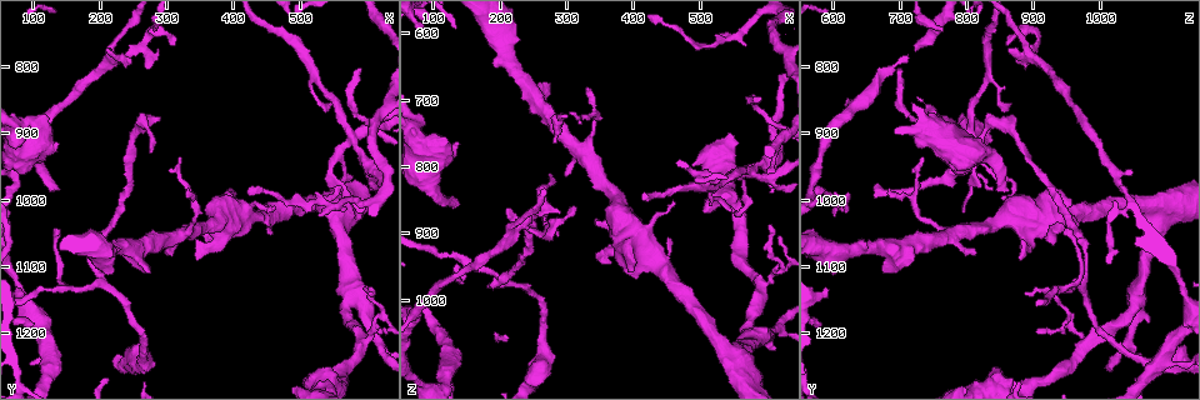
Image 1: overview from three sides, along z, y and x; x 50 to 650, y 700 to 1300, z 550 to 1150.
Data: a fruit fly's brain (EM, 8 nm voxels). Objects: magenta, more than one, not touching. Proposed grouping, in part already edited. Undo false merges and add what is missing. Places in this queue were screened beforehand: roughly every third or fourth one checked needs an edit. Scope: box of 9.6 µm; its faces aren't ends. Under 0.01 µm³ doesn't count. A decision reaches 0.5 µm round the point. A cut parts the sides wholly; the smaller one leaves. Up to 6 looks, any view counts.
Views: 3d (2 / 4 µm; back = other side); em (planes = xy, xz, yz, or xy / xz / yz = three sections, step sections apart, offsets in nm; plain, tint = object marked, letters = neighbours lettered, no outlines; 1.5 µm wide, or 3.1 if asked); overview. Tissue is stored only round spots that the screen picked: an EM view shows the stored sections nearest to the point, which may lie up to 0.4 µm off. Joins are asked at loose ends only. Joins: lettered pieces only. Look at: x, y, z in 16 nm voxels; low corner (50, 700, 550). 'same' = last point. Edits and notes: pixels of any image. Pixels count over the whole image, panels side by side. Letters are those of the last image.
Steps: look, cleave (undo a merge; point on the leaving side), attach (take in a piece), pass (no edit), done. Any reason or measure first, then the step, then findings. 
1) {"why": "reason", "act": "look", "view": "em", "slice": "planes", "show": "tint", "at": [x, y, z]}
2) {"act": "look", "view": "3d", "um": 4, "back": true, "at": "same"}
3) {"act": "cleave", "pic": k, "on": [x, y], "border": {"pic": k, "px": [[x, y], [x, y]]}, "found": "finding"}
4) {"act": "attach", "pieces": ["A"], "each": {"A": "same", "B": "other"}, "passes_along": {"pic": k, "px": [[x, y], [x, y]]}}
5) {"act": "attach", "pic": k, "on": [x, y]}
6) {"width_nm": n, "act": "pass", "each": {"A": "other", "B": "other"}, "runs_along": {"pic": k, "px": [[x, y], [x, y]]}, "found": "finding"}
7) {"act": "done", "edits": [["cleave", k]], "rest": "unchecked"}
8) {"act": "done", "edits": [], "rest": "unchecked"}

{"why": "an open end", "act": "look", "view": "em", "slice": "planes", "show": "tint", "at": [125, 990, 865]}

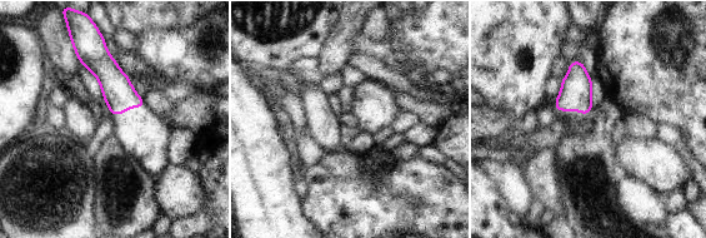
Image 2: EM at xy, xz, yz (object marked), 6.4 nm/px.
{"act": "look", "view": "em", "slice": "planes", "show": "letters", "at": "same"}

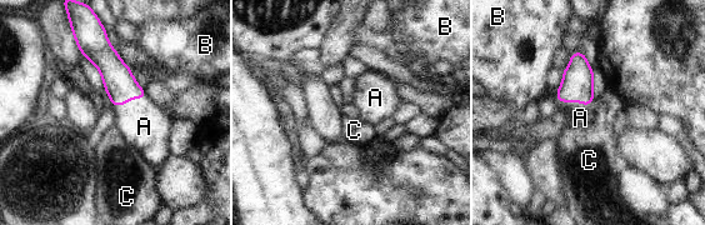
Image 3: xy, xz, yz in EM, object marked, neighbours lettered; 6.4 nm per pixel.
{"longest_contact_nm": ["A", 240], "act": "attach", "pieces": ["A"], "each": {"A": "same", "B": "other", "C": "other"}, "found": "the cell continues"}

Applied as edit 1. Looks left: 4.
{"why": "redraw", "act": "look", "view": "overview"}

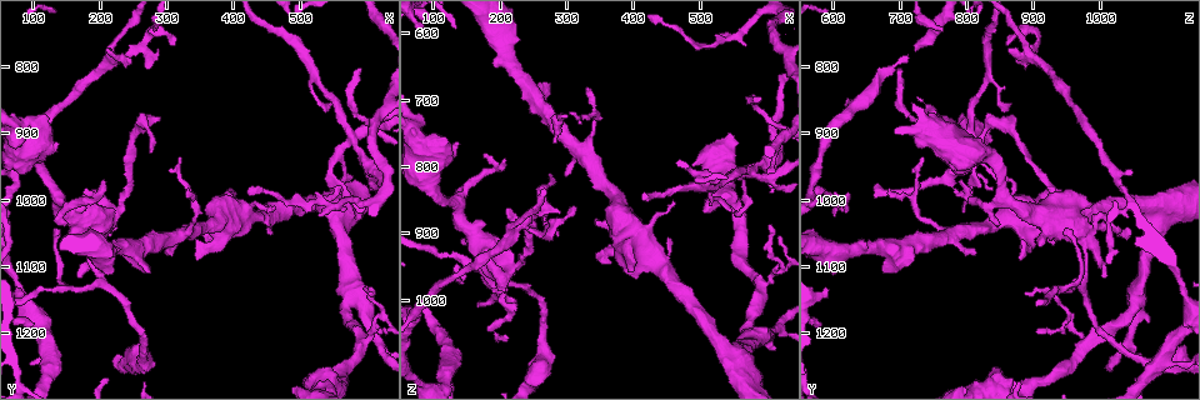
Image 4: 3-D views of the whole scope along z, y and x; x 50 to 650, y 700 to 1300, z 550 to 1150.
{"why": "an open end", "act": "look", "view": "3d", "um": 2, "at": [320, 935, 740]}

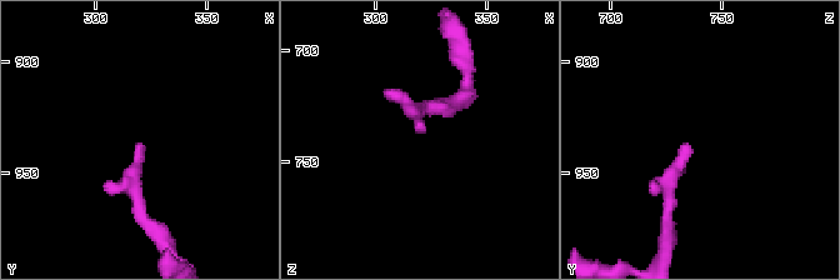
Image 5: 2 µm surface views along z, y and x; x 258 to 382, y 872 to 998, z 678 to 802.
{"why": "now the EM", "act": "look", "view": "em", "slice": "xz", "step": 4, "show": "letters", "at": [322, 939, 735]}

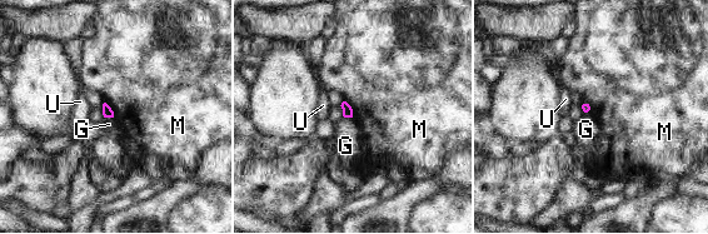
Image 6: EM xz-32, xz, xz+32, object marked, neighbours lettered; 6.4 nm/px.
{"why": "cut it another way", "act": "look", "view": "em", "slice": "planes", "show": "letters", "at": "same"}

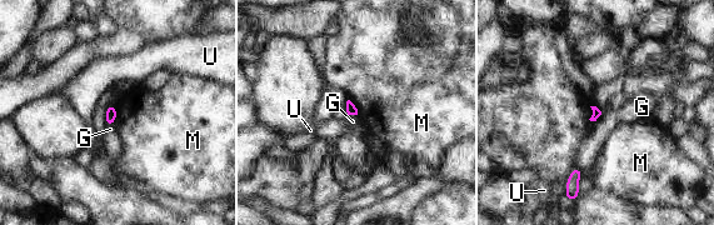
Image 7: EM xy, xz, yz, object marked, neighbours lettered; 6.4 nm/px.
{"act": "pass", "each": {"G": "other", "M": "other", "U": "other"}, "border": {"pic": 7, "px": [[583, 171], [574, 166], [564, 185]]}, "found": "no lettered piece goes on from it"}

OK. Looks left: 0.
{"act": "done", "edits": [["attach", 3]], "rest": "unchecked"}

